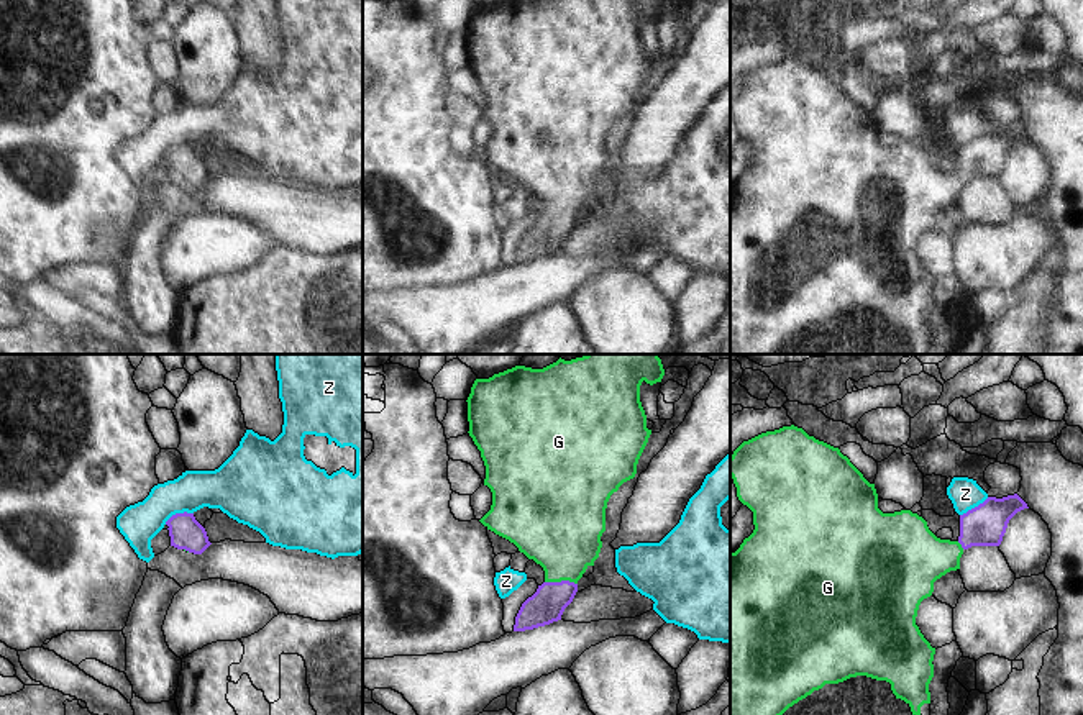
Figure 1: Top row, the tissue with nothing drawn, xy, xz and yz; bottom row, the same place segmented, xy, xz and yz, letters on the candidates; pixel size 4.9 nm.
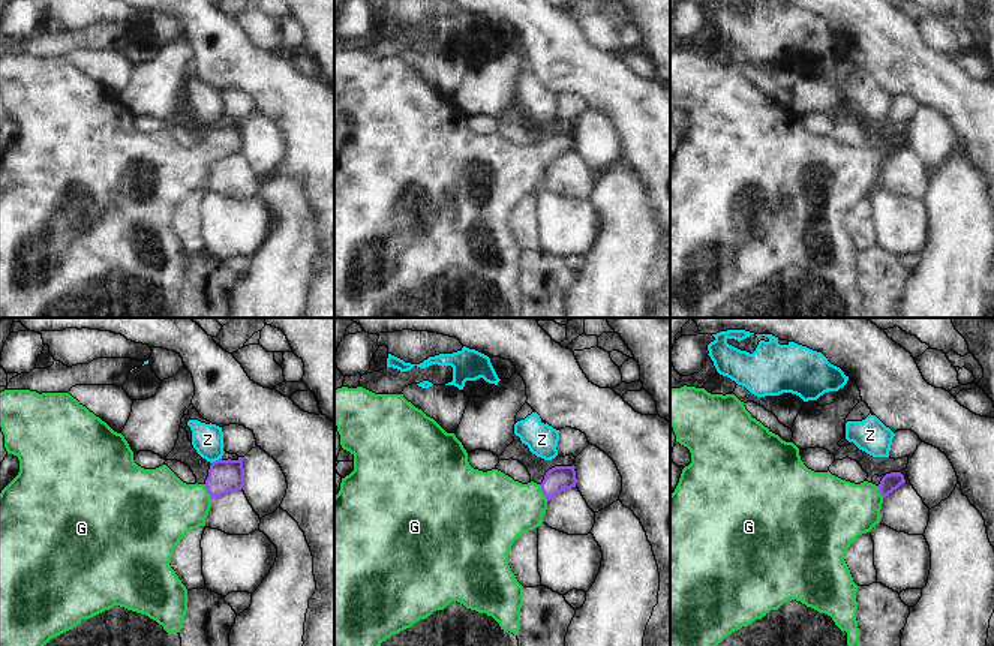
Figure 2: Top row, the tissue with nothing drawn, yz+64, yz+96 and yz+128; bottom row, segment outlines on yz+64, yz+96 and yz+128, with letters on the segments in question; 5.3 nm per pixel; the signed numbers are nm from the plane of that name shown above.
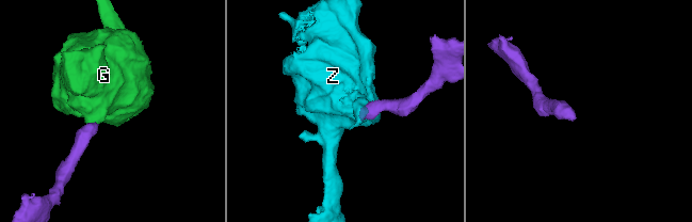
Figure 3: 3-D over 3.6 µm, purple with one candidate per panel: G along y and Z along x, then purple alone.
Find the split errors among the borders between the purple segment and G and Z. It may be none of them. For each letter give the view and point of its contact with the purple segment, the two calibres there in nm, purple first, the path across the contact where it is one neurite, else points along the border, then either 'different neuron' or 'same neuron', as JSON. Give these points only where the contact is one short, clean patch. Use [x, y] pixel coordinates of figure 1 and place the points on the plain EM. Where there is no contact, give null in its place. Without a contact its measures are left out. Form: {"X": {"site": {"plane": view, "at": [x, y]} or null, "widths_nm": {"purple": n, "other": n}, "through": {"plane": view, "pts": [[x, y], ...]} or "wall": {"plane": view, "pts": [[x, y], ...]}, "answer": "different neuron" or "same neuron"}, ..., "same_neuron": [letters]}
{"G": {"site": {"plane": "xz", "at": [562, 214]}, "widths_nm": {"purple": 170, "other": 400}, "through": {"plane": "xz", "pts": [[547, 238], [562, 214], [560, 163]]}, "answer": "same neuron"}, "Z": {"site": {"plane": "xy", "at": [178, 146]}, "widths_nm": {"purple": 160, "other": 190}, "wall": {"plane": "xy", "pts": [[192, 145], [176, 145], [164, 156]]}, "answer": "different neuron"}, "same_neuron": ["G"]}

